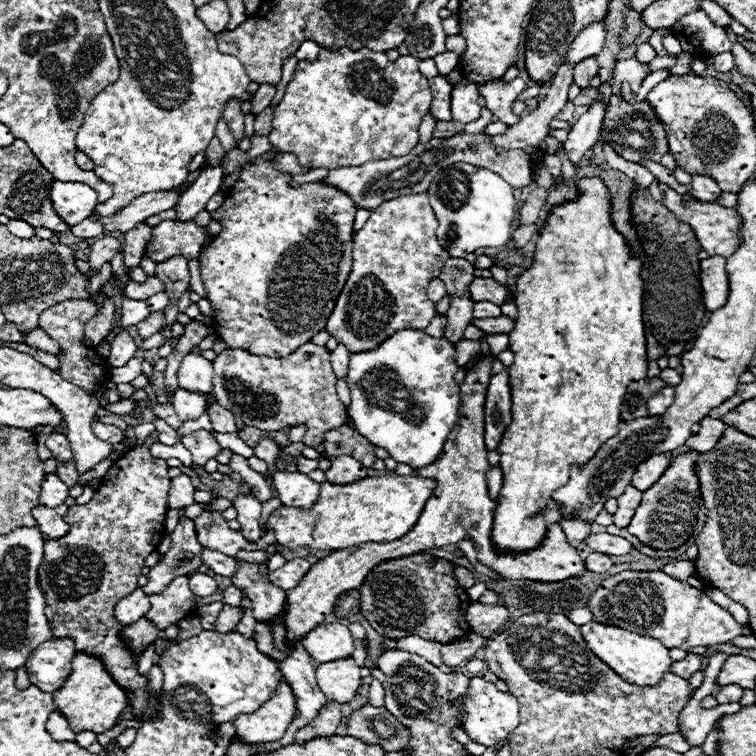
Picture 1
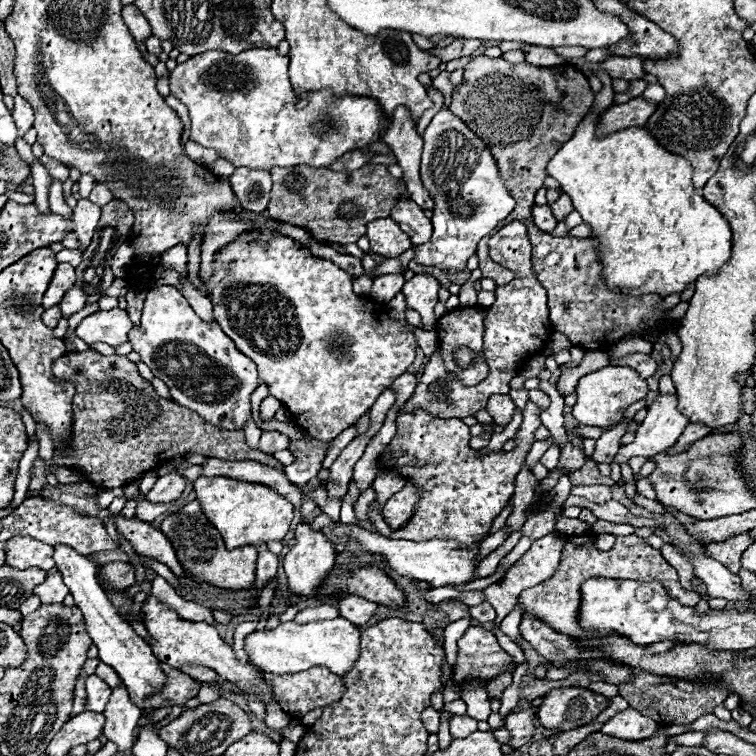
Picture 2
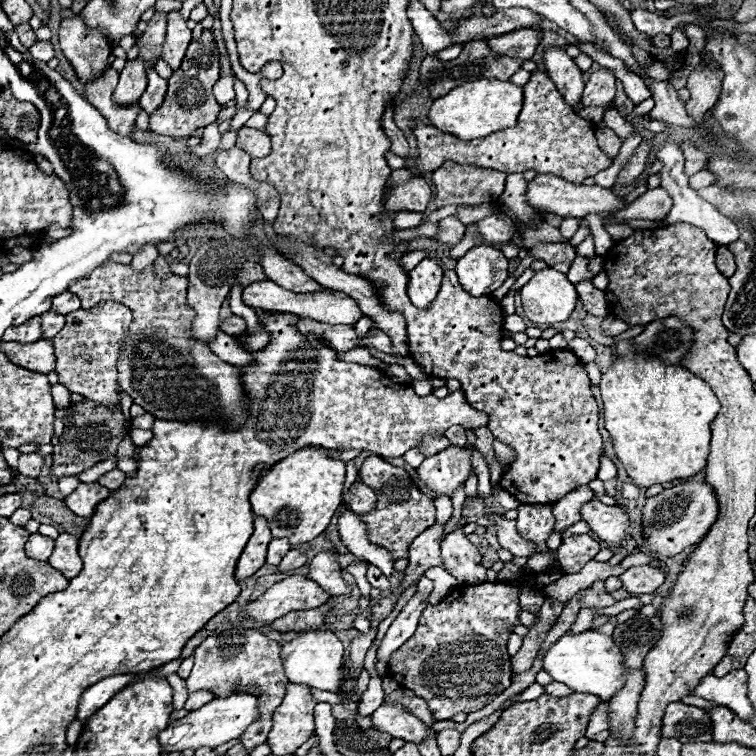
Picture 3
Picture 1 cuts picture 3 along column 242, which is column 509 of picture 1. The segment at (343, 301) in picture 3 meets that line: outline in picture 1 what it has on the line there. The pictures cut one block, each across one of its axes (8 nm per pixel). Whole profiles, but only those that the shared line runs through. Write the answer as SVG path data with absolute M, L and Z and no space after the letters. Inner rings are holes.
M474 278L472 284L470 284L470 296L472 296L474 302L488 300L488 302L494 302L494 304L500 304L500 306L506 300L512 298L512 294L508 292L508 288L502 286L502 284L498 284L492 278Z

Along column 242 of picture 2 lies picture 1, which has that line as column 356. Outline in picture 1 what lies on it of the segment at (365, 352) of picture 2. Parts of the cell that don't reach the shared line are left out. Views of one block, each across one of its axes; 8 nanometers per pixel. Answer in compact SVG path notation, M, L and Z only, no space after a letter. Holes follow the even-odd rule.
M424 192L424 194L410 194L410 196L400 196L400 198L382 202L376 210L372 210L364 228L354 234L352 272L324 328L338 342L346 344L350 354L376 350L380 342L388 340L394 332L404 328L424 330L430 324L430 320L436 316L434 302L430 302L426 296L426 286L430 280L440 276L440 270L444 268L444 260L450 258L448 252L438 244L436 228L438 228L438 220Z

